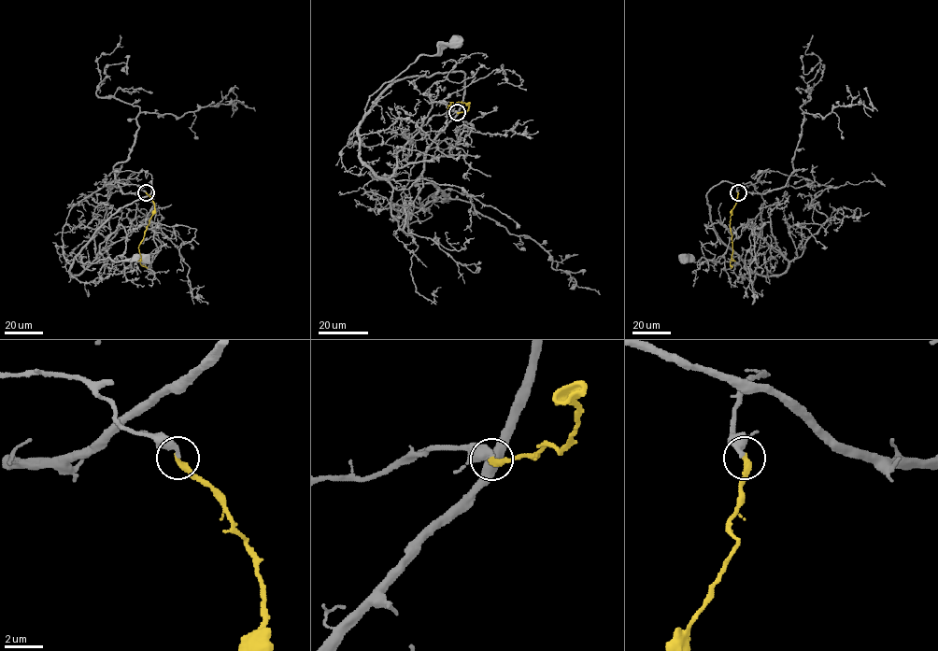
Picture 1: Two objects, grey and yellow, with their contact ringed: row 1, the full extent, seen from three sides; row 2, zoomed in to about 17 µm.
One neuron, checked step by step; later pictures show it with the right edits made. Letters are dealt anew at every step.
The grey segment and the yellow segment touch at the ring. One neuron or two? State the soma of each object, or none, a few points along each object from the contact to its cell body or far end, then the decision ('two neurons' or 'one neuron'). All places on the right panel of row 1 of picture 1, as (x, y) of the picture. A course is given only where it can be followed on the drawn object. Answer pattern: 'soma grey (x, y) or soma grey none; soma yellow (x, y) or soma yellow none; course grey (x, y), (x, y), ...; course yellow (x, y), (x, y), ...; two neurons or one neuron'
soma grey (684, 258); soma yellow none; course grey (738, 192), (738, 185), (750, 182), (763, 200), (753, 259), (683, 258); course yellow (738, 192), (730, 220), (732, 247), (731, 268); one neuron

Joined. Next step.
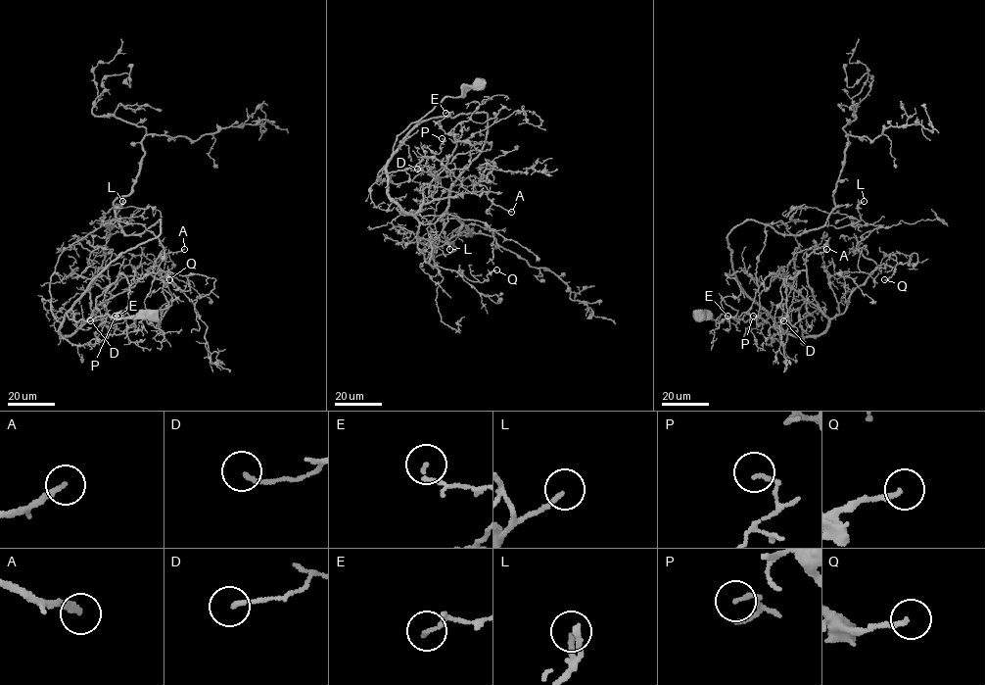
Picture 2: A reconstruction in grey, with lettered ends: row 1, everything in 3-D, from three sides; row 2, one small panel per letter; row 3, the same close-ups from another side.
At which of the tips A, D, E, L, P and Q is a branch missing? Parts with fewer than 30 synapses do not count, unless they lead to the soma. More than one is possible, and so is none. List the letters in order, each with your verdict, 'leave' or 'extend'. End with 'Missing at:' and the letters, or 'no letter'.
A: extend
D: leave
E: leave
L: leave
P: leave
Q: leave
Missing at: A

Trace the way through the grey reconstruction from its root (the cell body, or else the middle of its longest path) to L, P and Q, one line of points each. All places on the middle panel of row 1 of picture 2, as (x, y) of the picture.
L: (478, 83), (412, 122), (387, 168), (424, 259), (432, 241), (433, 268), (430, 252), (449, 249)
P: (478, 83), (445, 97), (401, 131), (387, 171), (415, 166), (423, 146), (439, 154), (442, 138)
Q: (478, 83), (445, 97), (398, 136), (387, 194), (417, 220), (417, 247), (433, 266), (481, 282), (496, 269)

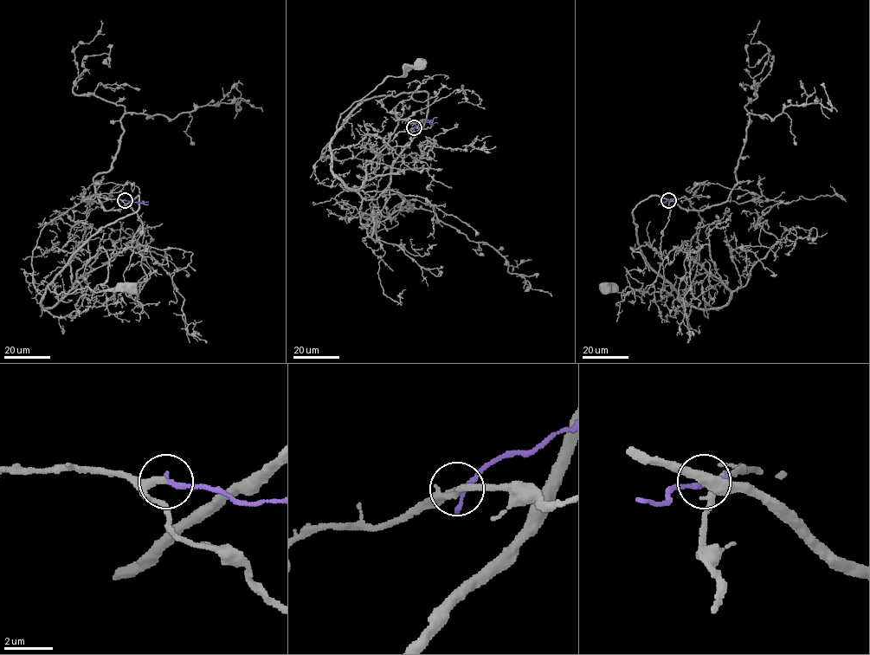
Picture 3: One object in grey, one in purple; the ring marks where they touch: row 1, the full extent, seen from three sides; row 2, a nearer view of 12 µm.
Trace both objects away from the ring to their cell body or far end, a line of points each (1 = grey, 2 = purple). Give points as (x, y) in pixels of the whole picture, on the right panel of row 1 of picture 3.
1: (669, 200), (685, 197), (701, 221), (698, 264), (688, 288), (681, 295), (669, 285), (651, 294), (604, 288)
2: (669, 200), (658, 204)

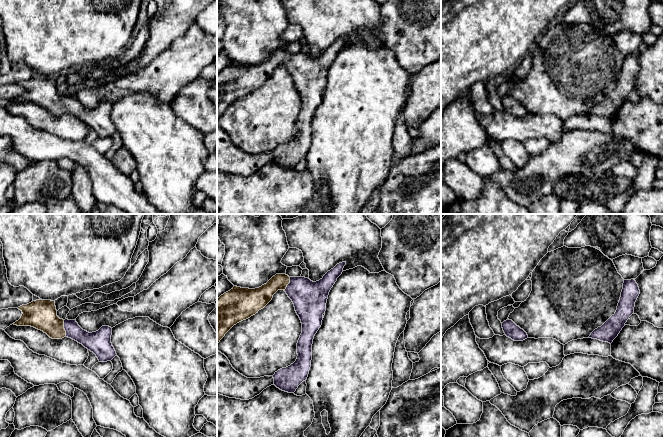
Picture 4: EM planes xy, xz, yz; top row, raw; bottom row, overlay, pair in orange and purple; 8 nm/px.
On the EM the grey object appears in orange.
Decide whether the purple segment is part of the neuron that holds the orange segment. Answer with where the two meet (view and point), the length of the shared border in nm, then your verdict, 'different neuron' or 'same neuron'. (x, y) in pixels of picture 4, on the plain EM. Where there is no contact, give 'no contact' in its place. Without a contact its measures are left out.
contact xy (63, 104); length 140 nm; same neuron

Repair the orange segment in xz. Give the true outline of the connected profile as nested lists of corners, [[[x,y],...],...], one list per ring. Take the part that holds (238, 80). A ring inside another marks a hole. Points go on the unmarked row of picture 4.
[[[346,38],[337,40],[316,58],[301,52],[276,50],[259,64],[234,62],[217,75],[217,120],[234,101],[258,89],[278,66],[284,66],[301,96],[302,109],[297,119],[296,137],[275,148],[273,161],[282,167],[294,169],[308,153],[313,115],[322,101],[329,68],[345,41]]]

